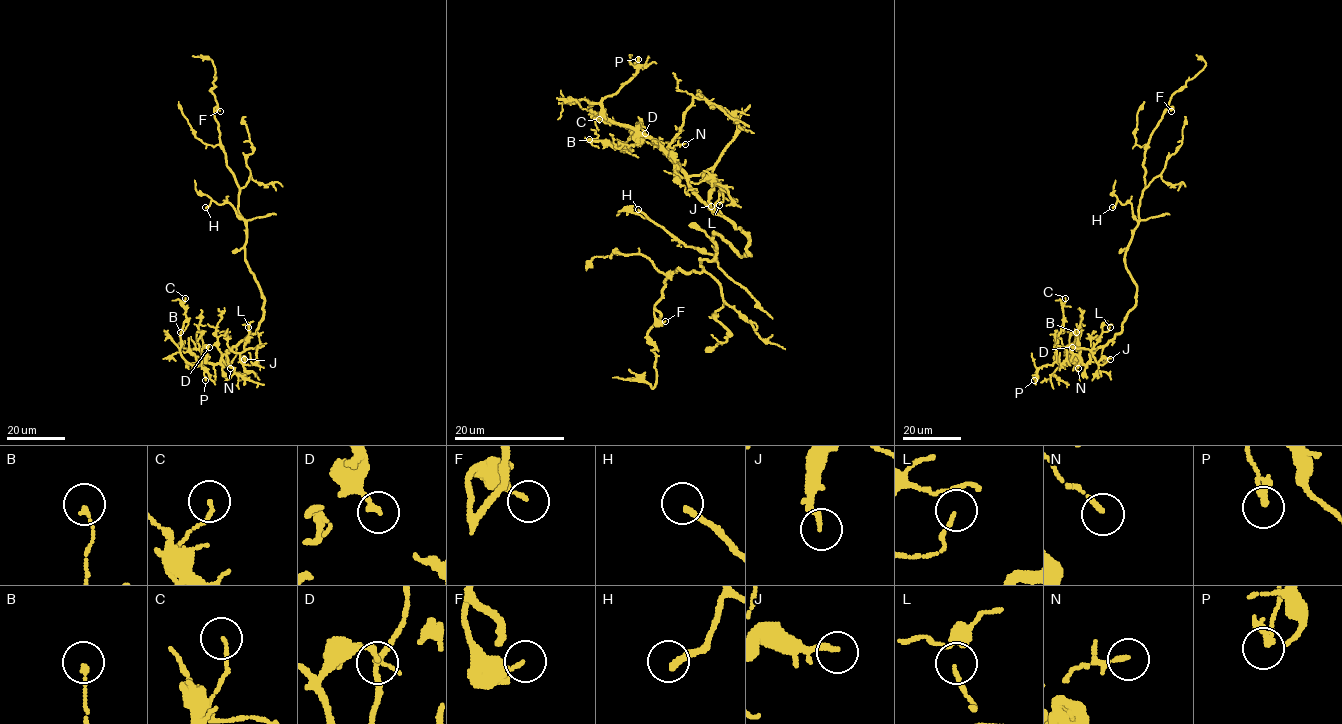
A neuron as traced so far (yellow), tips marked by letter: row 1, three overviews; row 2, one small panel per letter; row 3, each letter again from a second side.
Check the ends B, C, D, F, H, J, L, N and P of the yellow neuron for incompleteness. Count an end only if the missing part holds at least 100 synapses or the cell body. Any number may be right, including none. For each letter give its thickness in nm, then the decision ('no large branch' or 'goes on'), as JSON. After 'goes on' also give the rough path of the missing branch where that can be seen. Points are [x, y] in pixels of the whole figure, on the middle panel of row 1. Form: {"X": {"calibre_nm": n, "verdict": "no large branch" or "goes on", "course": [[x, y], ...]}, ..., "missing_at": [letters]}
{"B": {"calibre_nm": 140, "verdict": "no large branch"}, "C": {"calibre_nm": 110, "verdict": "no large branch"}, "D": {"calibre_nm": 200, "verdict": "no large branch"}, "F": {"calibre_nm": 150, "verdict": "no large branch"}, "H": {"calibre_nm": 240, "verdict": "no large branch"}, "J": {"calibre_nm": 150, "verdict": "no large branch"}, "L": {"calibre_nm": 70, "verdict": "no large branch"}, "N": {"calibre_nm": 150, "verdict": "no large branch"}, "P": {"calibre_nm": 240, "verdict": "no large branch"}, "missing_at": []}

